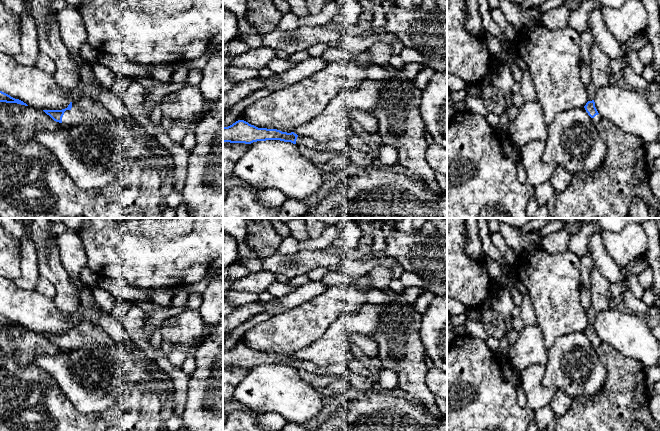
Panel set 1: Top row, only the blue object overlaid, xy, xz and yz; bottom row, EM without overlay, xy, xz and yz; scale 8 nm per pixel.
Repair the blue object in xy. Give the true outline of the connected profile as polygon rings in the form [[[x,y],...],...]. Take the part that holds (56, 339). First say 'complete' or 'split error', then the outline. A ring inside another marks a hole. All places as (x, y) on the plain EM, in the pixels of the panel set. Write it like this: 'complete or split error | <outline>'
split error | [[[64,313],[64,315],[71,324],[67,332],[43,334],[54,345],[68,350],[76,350],[99,345],[110,347],[117,344],[101,326],[94,326],[84,321],[76,322],[68,314]]]

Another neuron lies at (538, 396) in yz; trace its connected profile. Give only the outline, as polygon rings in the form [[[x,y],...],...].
[[[542,364],[530,365],[521,371],[521,383],[527,407],[533,411],[549,406],[556,392],[554,387],[543,385],[545,373],[546,367]]]

